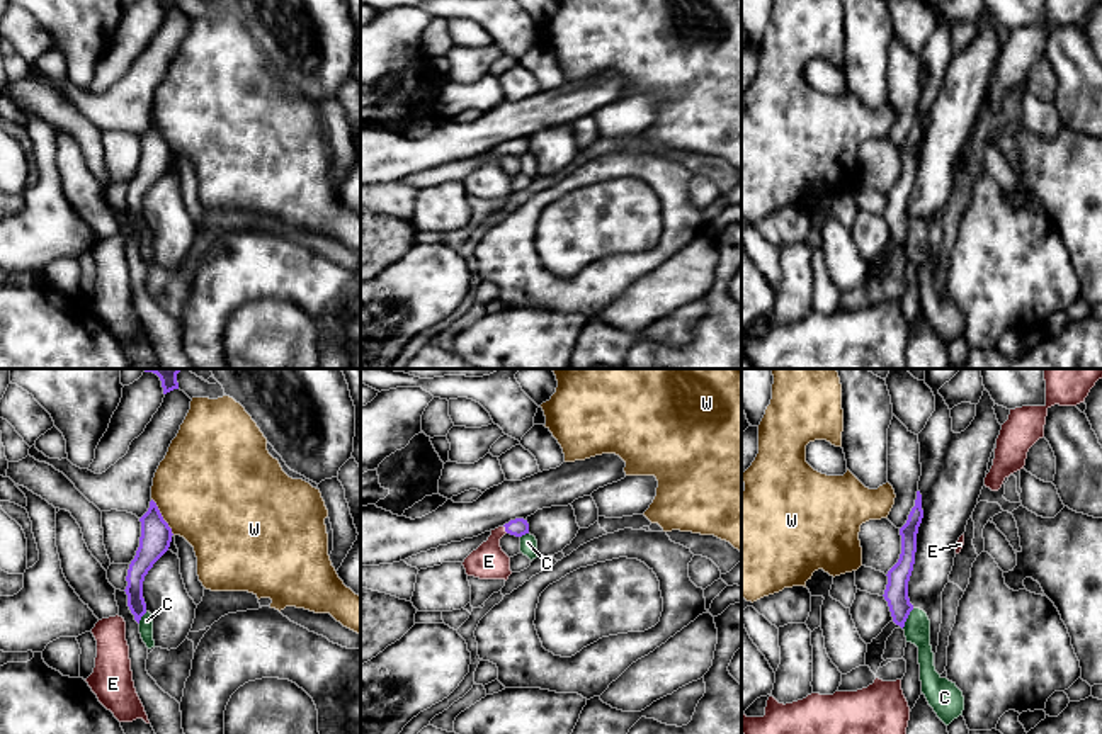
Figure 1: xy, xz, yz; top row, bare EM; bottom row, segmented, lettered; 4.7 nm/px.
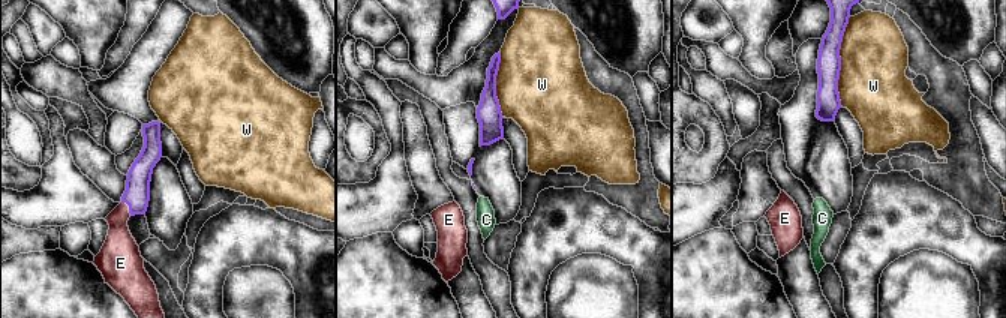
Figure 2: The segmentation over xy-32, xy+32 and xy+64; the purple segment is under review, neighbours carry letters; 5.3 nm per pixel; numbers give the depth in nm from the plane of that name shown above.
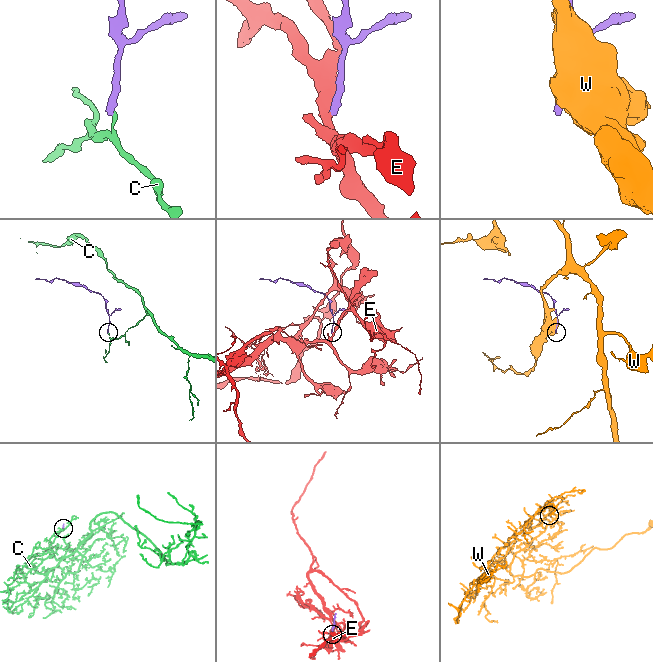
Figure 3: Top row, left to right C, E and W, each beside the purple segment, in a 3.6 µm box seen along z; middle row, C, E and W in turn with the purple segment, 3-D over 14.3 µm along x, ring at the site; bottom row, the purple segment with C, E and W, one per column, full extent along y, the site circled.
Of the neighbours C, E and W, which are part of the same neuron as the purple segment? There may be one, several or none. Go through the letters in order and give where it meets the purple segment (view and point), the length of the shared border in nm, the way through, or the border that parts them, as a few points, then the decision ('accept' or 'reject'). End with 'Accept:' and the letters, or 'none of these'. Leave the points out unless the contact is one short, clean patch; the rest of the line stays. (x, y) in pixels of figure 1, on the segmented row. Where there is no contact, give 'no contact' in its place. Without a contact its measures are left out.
C: contact yz (907, 617); length 110 nm; border yz (914, 609), (902, 627); reject
E: contact xz (505, 529); length 40 nm; way xz (517, 527), (505, 529), (494, 541), (488, 561); accept
W: contact xy (162, 517); length 200 nm; reject
Accept: E

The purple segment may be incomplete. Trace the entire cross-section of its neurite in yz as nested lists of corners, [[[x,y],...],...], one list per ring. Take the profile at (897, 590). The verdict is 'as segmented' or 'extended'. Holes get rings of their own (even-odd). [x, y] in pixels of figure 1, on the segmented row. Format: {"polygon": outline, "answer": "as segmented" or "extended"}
{"polygon": [[[917,491],[915,506],[912,508],[906,523],[900,528],[901,554],[898,562],[888,571],[888,584],[884,590],[884,600],[888,601],[893,622],[905,627],[905,622],[913,610],[908,598],[908,581],[915,564],[917,534],[923,518],[922,494]]], "answer": "as segmented"}

